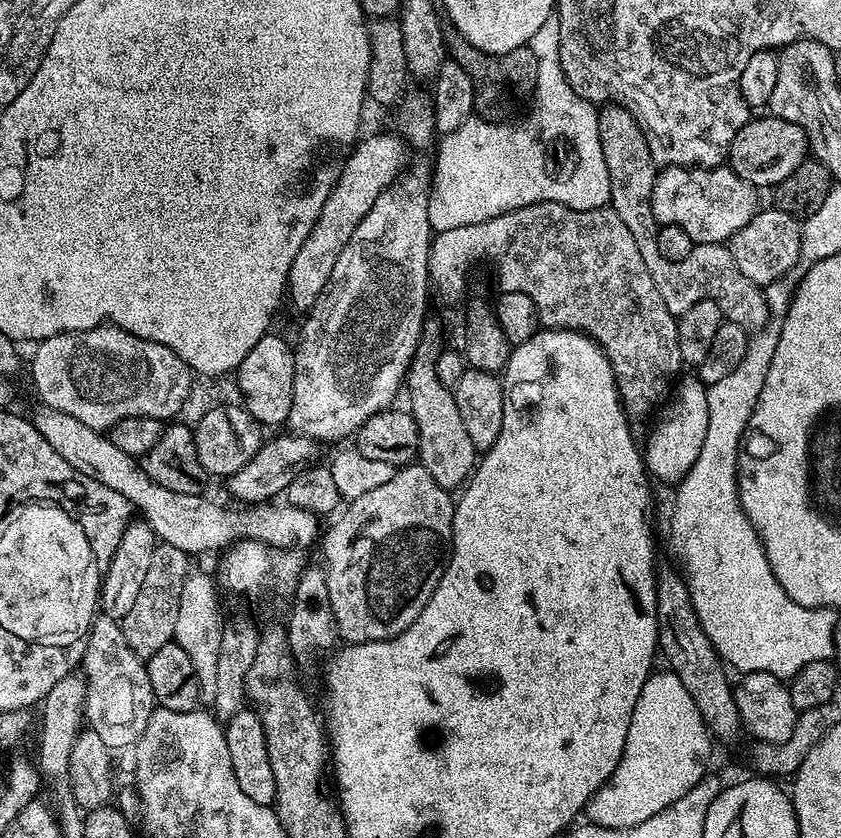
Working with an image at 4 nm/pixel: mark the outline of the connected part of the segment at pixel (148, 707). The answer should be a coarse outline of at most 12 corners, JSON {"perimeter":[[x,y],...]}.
{"perimeter":[[97,615],[82,661],[85,721],[131,749],[157,707],[121,621]]}

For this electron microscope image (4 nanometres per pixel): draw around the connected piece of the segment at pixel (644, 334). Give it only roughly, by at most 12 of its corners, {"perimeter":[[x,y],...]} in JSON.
{"perimeter":[[543,200],[435,233],[428,279],[472,267],[545,329],[602,349],[629,417],[682,372],[677,317],[611,206]]}

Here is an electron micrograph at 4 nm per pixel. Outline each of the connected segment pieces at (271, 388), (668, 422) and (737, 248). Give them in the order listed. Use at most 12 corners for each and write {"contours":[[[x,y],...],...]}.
{"contours":[[[265,334],[234,373],[262,426],[287,425],[294,348]],[[681,375],[643,445],[672,486],[702,454],[710,422],[699,375]],[[769,206],[727,241],[742,274],[773,284],[800,264],[799,219]]]}

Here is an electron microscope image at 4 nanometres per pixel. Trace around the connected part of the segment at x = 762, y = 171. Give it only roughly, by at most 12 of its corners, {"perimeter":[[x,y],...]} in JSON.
{"perimeter":[[771,114],[749,119],[726,164],[772,190],[809,159],[810,137]]}

